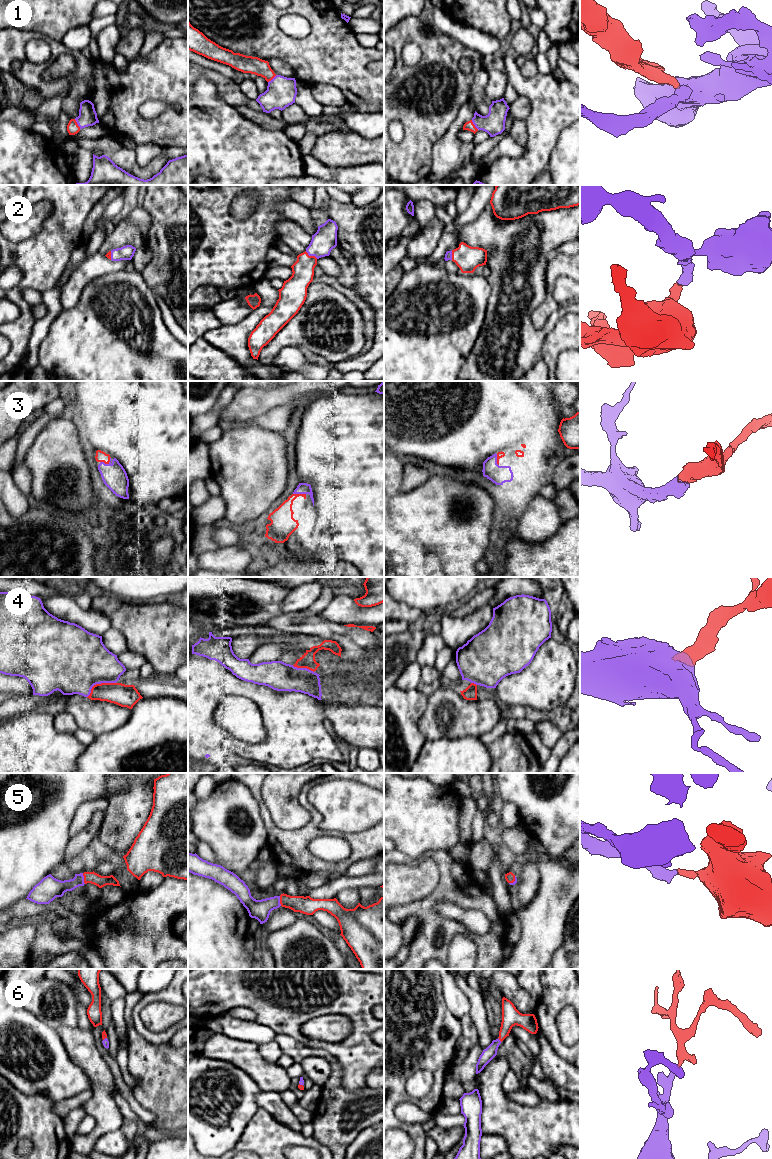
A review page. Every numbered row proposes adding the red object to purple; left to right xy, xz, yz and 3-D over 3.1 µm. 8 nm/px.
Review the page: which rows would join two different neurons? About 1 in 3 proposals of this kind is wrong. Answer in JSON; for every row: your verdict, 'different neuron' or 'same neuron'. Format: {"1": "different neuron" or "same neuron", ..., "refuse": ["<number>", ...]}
{"1": "same neuron", "2": "same neuron", "3": "same neuron", "4": "same neuron", "5": "same neuron", "6": "same neuron", "refuse": []}

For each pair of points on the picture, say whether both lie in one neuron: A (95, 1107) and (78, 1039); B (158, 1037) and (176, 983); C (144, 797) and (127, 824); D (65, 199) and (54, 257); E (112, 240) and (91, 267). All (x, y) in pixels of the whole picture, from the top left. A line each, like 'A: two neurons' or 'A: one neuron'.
A: one neuron
B: one neuron
C: one neuron
D: one neuron
E: two neurons

